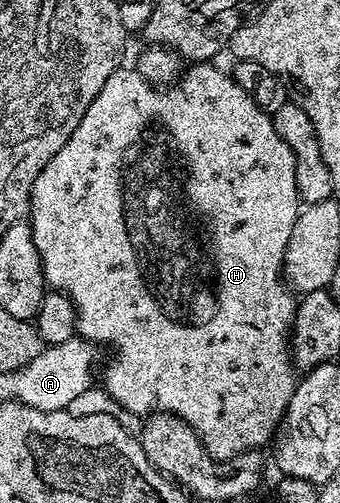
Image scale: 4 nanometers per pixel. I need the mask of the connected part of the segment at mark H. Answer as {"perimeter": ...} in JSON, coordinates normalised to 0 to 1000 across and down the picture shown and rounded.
{"perimeter":[[[571,125],[532,147],[521,167],[509,173],[476,175],[456,173],[444,163],[432,161],[429,155],[415,153],[391,135],[371,135],[374,133],[350,133],[329,149],[318,149],[318,165],[306,165],[306,173],[294,173],[294,189],[282,189],[282,197],[271,197],[259,221],[247,221],[247,237],[235,237],[224,260],[212,260],[200,284],[188,284],[188,292],[176,292],[176,300],[165,300],[159,314],[141,322],[129,332],[129,340],[124,340],[106,356],[106,364],[88,382],[82,445],[94,459],[94,475],[106,483],[106,499],[124,517],[124,545],[135,551],[138,569],[144,569],[150,577],[185,575],[185,579],[209,590],[197,592],[203,592],[218,610],[226,660],[265,682],[315,678],[318,684],[338,686],[338,690],[347,692],[347,704],[338,706],[335,720],[312,734],[306,771],[312,779],[321,781],[324,791],[350,807],[362,805],[382,821],[418,821],[415,825],[429,825],[450,813],[482,821],[512,821],[521,829],[541,833],[571,851],[574,861],[579,861],[582,869],[594,875],[606,903],[615,909],[626,909],[632,918],[656,920],[653,917],[682,915],[697,901],[724,901],[732,893],[753,891],[756,885],[788,883],[785,887],[791,887],[800,871],[809,867],[812,855],[829,843],[829,827],[841,821],[847,801],[865,783],[871,750],[853,744],[859,726],[847,716],[844,698],[847,664],[856,660],[865,640],[871,590],[835,557],[832,519],[838,515],[838,495],[847,491],[850,475],[859,467],[862,447],[874,441],[882,421],[882,394],[876,390],[876,374],[871,372],[871,320],[859,308],[859,300],[847,292],[847,284],[835,284],[824,276],[824,268],[812,268],[803,231],[785,225],[782,219],[765,217],[759,207],[718,181],[718,173],[706,173],[688,163],[685,151],[679,151],[668,139],[662,145],[659,139],[638,137],[629,125]]]}

